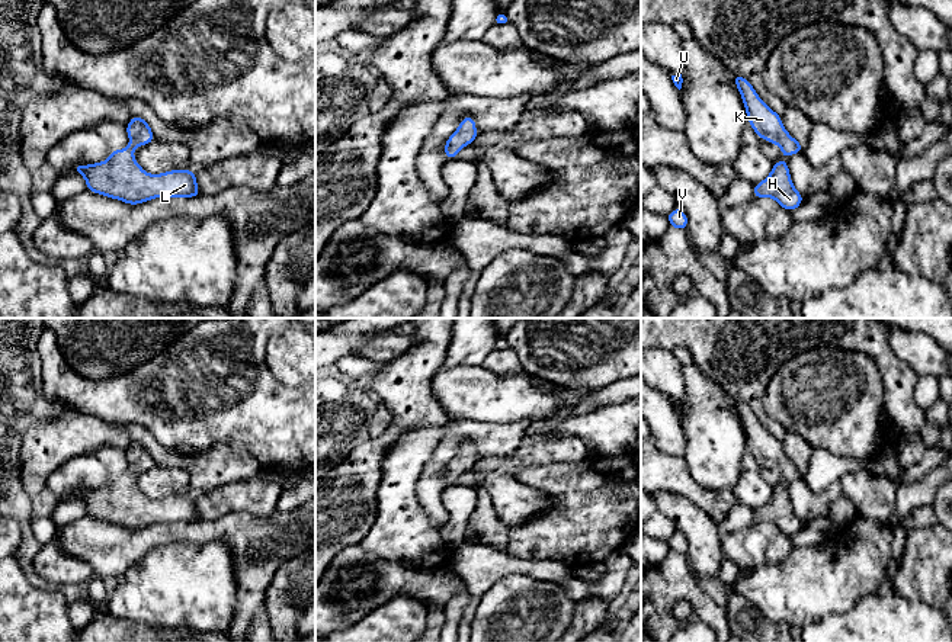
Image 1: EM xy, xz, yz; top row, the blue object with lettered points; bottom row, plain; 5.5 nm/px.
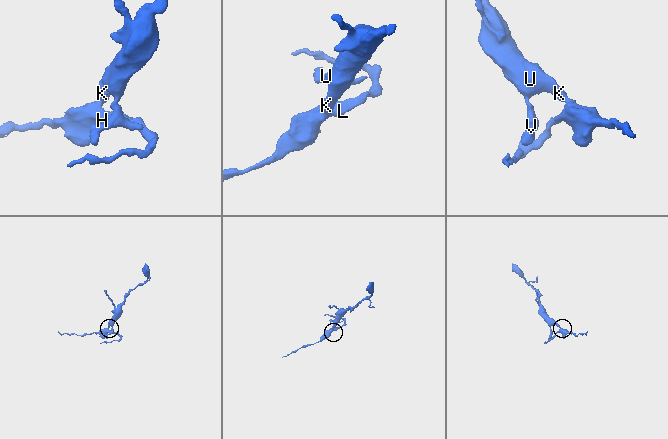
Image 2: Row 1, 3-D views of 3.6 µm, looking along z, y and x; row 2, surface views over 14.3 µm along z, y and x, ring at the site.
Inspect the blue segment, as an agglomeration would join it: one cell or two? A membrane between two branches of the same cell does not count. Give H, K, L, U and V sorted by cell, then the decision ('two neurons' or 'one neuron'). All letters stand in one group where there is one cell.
H K L U V | one neuron

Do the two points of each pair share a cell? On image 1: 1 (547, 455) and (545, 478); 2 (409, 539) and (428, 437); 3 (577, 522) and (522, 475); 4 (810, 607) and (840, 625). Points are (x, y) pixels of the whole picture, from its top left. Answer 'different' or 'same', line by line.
1: different
2: same
3: same
4: different

